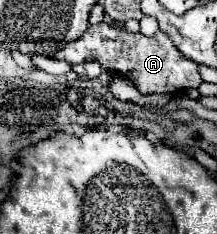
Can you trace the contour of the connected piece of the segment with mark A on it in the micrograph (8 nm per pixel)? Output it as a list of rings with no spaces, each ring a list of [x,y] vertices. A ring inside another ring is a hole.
[[[107,23],[89,25],[87,31],[77,41],[67,43],[63,49],[55,51],[53,59],[63,59],[69,65],[97,61],[103,67],[103,71],[127,77],[143,95],[151,95],[151,93],[177,95],[191,87],[197,89],[201,83],[197,79],[199,75],[197,63],[193,59],[187,59],[163,31],[157,31],[153,37],[145,37],[141,33],[133,35],[133,33],[119,31]],[[187,73],[191,75],[189,79],[187,79]]]

